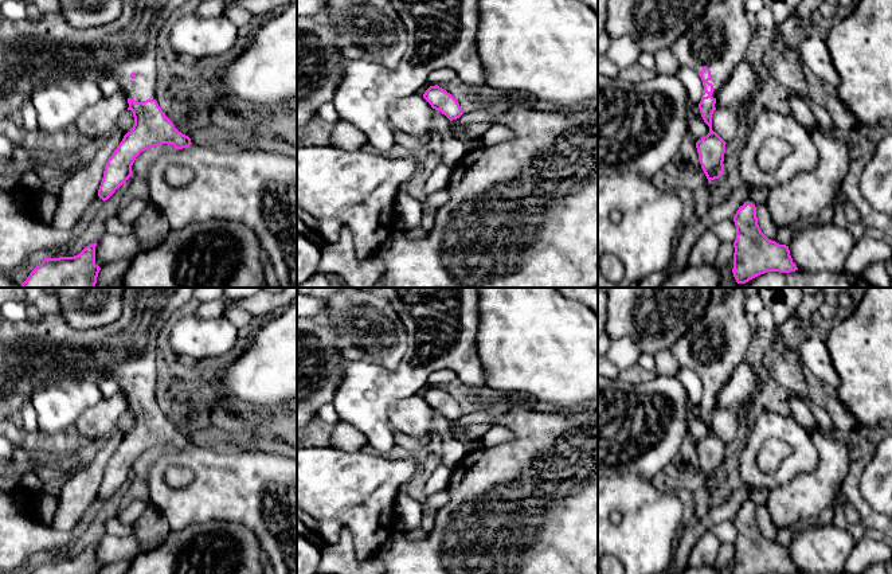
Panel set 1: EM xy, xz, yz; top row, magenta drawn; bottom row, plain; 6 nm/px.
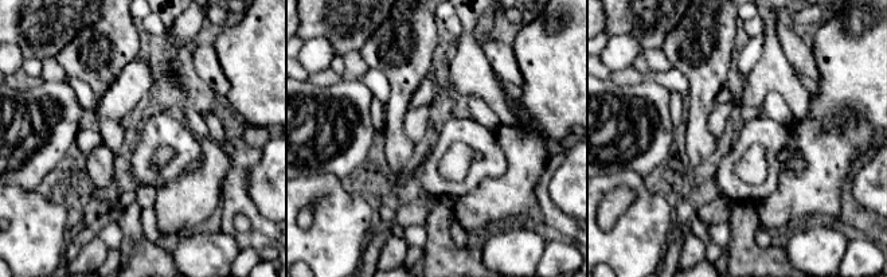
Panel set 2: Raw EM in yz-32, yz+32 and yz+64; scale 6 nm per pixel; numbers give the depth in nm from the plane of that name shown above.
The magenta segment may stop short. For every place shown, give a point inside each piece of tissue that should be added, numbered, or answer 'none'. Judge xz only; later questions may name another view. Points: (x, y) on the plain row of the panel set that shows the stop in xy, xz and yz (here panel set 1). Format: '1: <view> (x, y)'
none

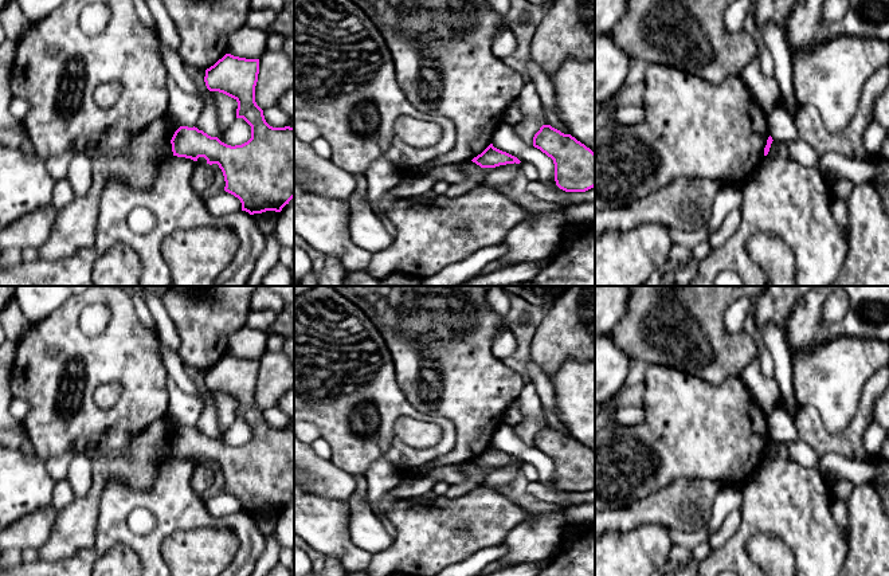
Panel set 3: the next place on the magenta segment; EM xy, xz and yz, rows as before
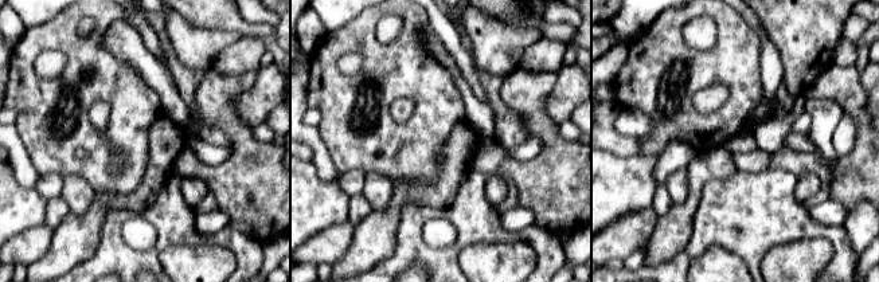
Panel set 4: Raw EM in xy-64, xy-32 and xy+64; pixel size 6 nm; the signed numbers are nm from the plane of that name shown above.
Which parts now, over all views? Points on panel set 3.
none

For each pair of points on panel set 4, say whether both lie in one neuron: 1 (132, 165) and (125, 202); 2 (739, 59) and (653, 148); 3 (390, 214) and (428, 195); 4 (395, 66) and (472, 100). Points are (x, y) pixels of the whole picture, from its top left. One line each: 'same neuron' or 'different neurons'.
1: different neurons
2: same neuron
3: same neuron
4: different neurons

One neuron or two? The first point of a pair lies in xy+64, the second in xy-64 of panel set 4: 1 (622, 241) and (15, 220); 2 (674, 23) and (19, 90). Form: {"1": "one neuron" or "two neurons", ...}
{"1": "two neurons", "2": "one neuron"}

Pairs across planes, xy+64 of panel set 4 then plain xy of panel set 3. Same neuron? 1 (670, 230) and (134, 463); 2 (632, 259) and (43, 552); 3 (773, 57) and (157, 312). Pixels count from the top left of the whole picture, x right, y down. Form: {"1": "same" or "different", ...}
{"1": "same", "2": "different", "3": "same"}

